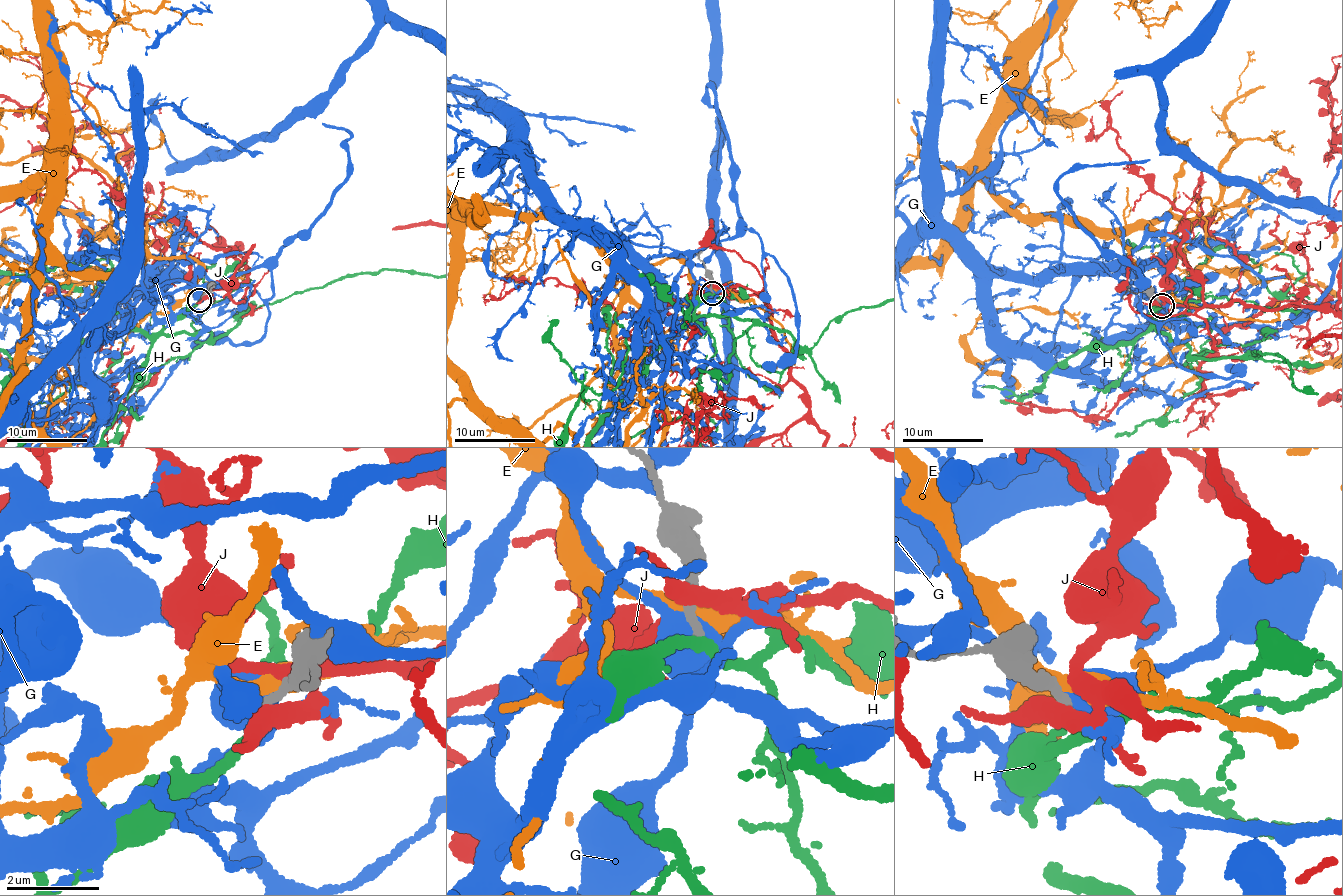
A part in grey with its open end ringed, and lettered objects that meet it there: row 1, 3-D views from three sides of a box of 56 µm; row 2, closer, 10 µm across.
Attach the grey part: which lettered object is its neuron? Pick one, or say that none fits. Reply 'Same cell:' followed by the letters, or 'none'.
Same cell: none

